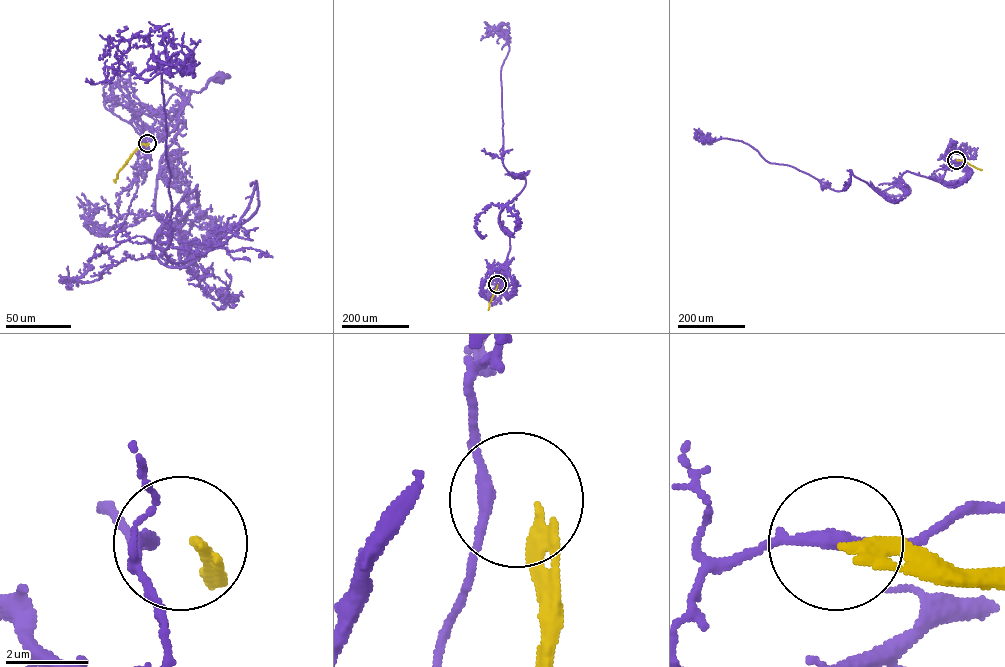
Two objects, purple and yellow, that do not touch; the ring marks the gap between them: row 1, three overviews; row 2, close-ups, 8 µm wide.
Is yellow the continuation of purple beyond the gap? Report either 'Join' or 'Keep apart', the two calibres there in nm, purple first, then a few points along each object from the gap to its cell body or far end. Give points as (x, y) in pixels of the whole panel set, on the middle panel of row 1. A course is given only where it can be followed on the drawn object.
Keep apart. Thickness 320 nm (purple) against 260 nm. Course of purple: (497, 284), (495, 274), (504, 272), (515, 281). Course of yellow: (497, 284), (488, 309)

